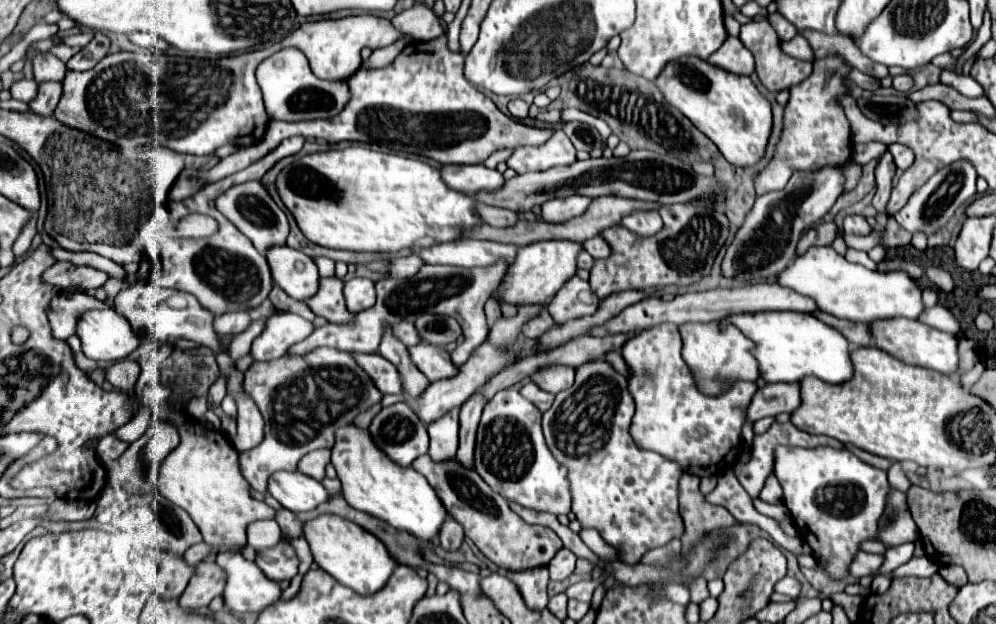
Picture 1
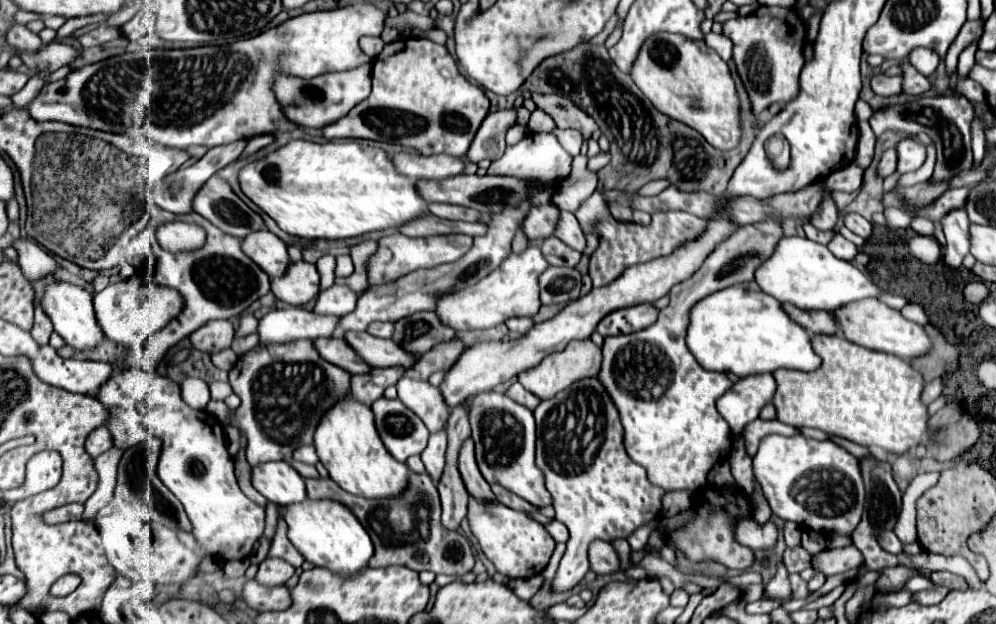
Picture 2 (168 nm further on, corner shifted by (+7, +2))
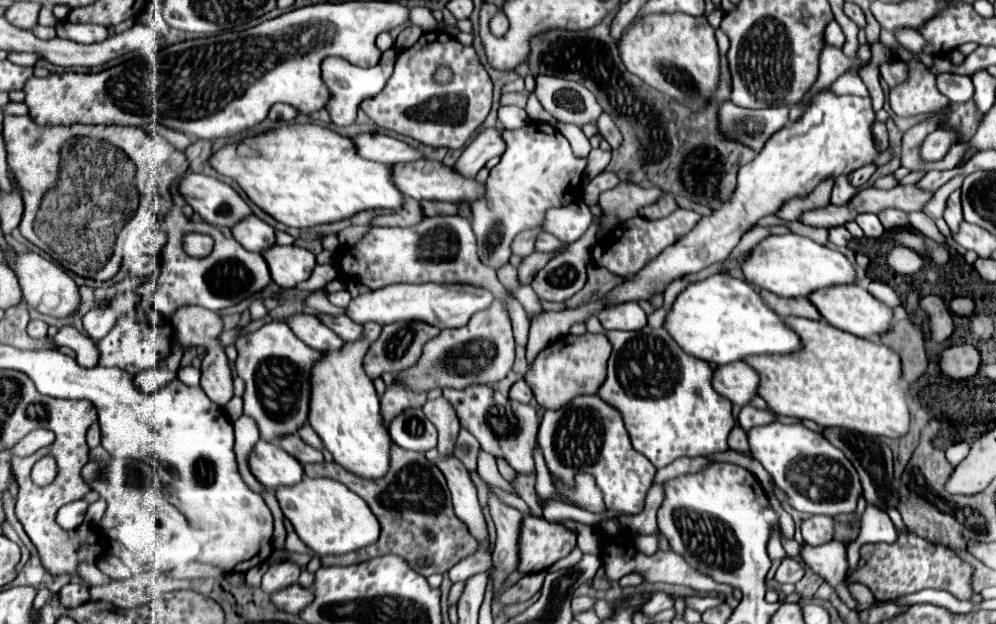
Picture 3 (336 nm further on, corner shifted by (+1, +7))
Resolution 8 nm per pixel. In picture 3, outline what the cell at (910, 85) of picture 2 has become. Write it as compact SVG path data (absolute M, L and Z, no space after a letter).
M940 74L936 82L938 82L938 90L944 96L948 96L952 102L968 102L974 98L974 84L968 76Z

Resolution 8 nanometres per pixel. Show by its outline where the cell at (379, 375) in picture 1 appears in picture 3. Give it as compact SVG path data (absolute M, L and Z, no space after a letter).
M292 316L292 320L288 320L288 326L292 328L292 332L296 332L296 336L300 336L300 340L316 348L318 352L338 350L344 344L330 328L322 326L316 316Z

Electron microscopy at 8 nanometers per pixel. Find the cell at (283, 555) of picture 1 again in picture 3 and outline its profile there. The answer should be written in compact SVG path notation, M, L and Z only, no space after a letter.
M294 562L274 564L274 566L268 568L268 572L262 578L262 590L268 592L268 594L278 592L282 588L288 588L288 586L296 584L298 576L300 576L300 568Z

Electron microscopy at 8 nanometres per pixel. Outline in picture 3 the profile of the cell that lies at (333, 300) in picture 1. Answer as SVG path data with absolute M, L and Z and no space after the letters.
M276 244L276 248L268 248L268 252L262 252L262 256L270 268L272 280L286 290L306 280L316 266L314 254L296 244L292 246Z

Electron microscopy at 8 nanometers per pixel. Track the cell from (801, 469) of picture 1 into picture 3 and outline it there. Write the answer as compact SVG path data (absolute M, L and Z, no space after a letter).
M772 422L746 432L752 456L764 466L772 480L788 494L788 504L808 514L850 514L856 510L862 492L856 468L848 458L834 448L822 434L808 430L802 424Z

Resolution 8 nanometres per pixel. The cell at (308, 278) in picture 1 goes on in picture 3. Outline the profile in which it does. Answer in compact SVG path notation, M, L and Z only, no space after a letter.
M246 216L244 220L240 220L240 224L234 224L230 230L232 236L250 252L262 252L264 248L276 242L274 228L256 216Z

